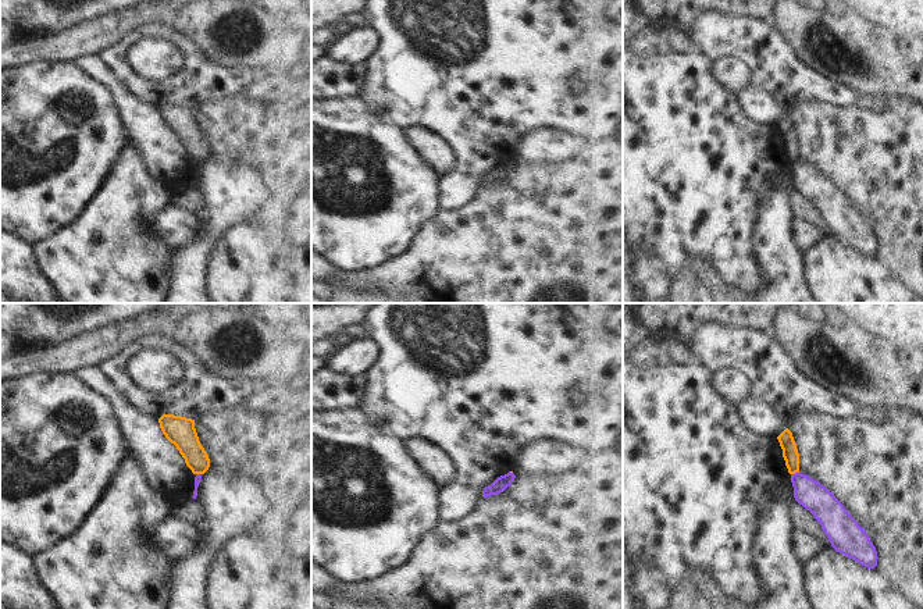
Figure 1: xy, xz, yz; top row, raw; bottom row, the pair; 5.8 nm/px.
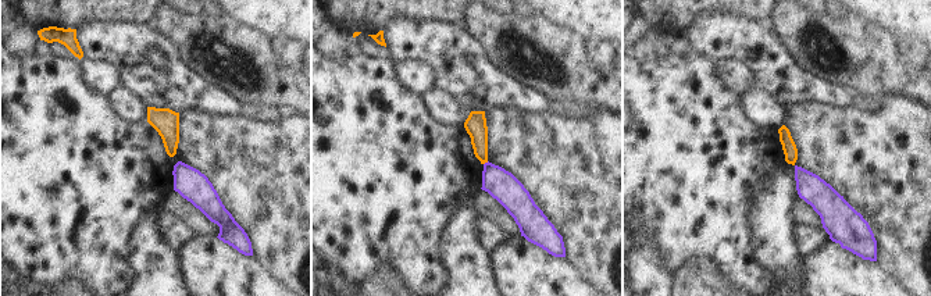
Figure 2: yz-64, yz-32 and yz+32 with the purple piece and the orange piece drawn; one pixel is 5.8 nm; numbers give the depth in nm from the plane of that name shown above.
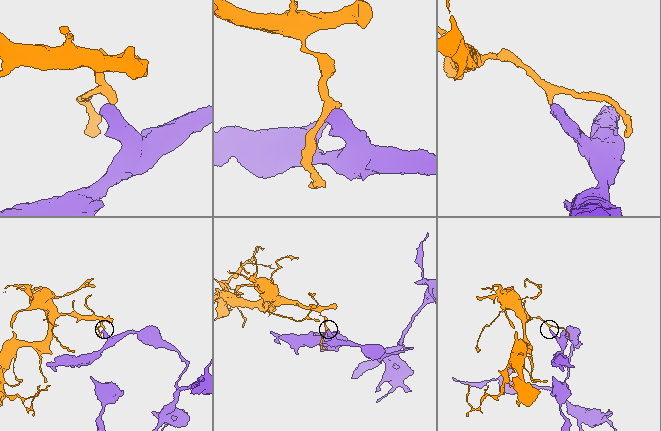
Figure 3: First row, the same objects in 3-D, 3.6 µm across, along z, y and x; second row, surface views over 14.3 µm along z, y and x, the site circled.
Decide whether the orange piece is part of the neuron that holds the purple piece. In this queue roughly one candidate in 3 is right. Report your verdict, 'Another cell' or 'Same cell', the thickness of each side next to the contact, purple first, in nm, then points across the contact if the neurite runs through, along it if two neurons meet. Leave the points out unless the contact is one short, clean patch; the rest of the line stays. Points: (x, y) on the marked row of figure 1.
Another cell. Thickness 170 nm (purple) against 90 nm. Boundary: yz (798, 470), (791, 474).

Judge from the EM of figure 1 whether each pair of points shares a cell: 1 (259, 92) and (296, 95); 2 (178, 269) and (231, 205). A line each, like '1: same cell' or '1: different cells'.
1: same cell
2: same cell

